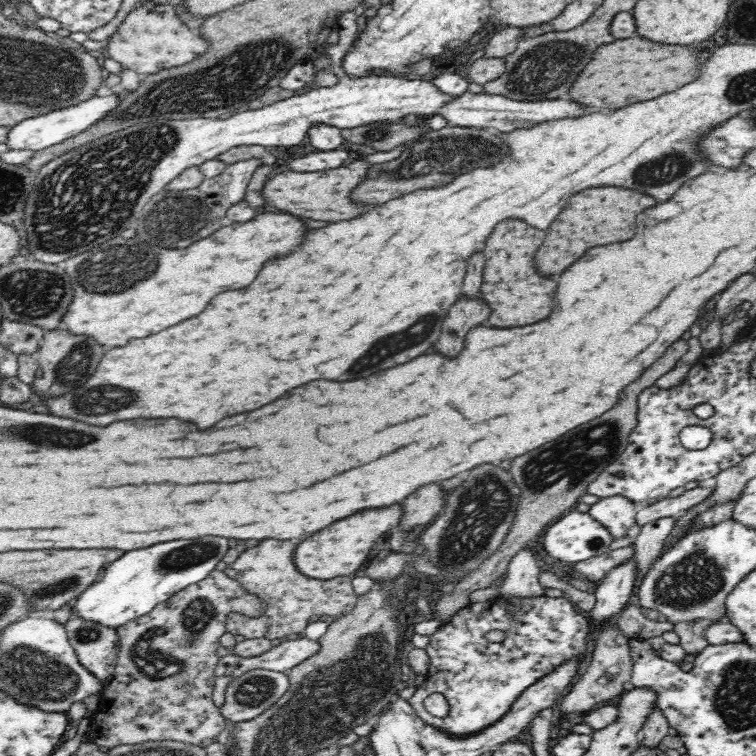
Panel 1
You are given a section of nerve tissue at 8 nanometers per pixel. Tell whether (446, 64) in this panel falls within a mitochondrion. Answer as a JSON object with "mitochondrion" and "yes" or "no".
{"mitochondrion":"no"}

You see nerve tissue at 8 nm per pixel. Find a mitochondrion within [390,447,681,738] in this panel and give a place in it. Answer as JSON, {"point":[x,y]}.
{"point":[484,503]}

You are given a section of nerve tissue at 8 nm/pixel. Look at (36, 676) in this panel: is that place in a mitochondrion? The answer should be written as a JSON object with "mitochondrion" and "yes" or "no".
{"mitochondrion":"yes"}

